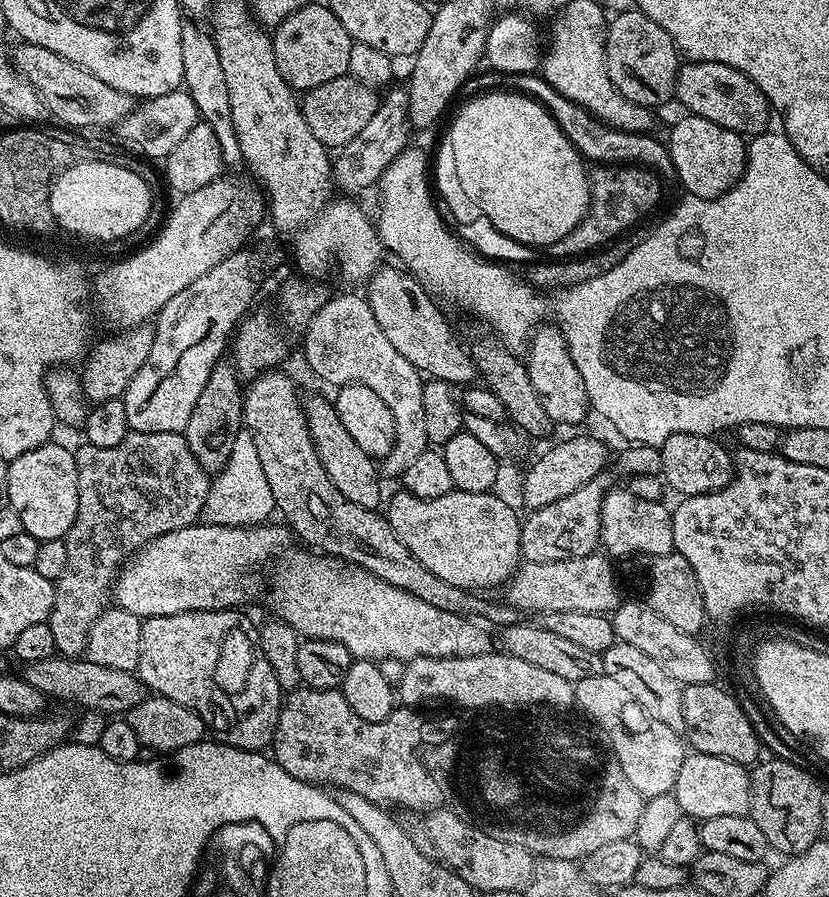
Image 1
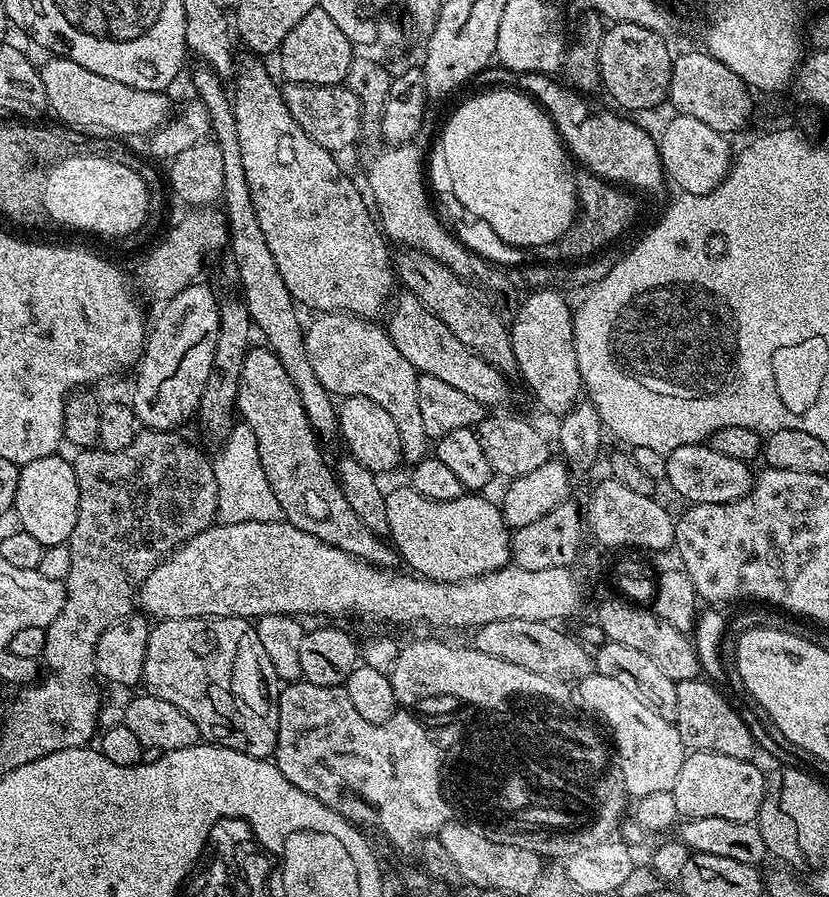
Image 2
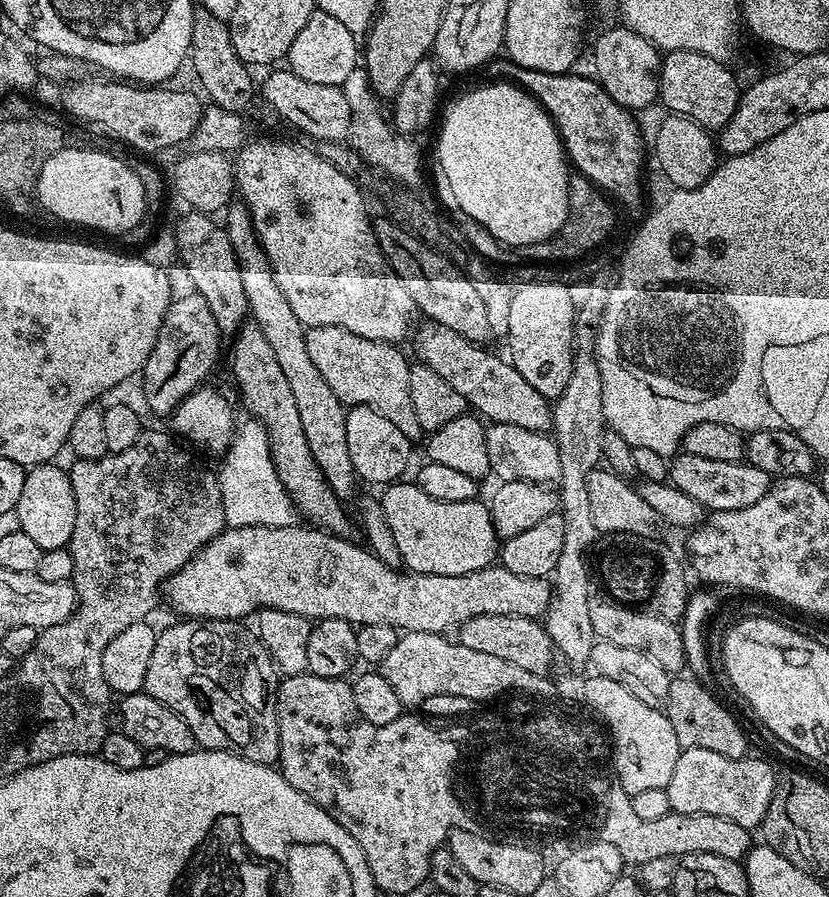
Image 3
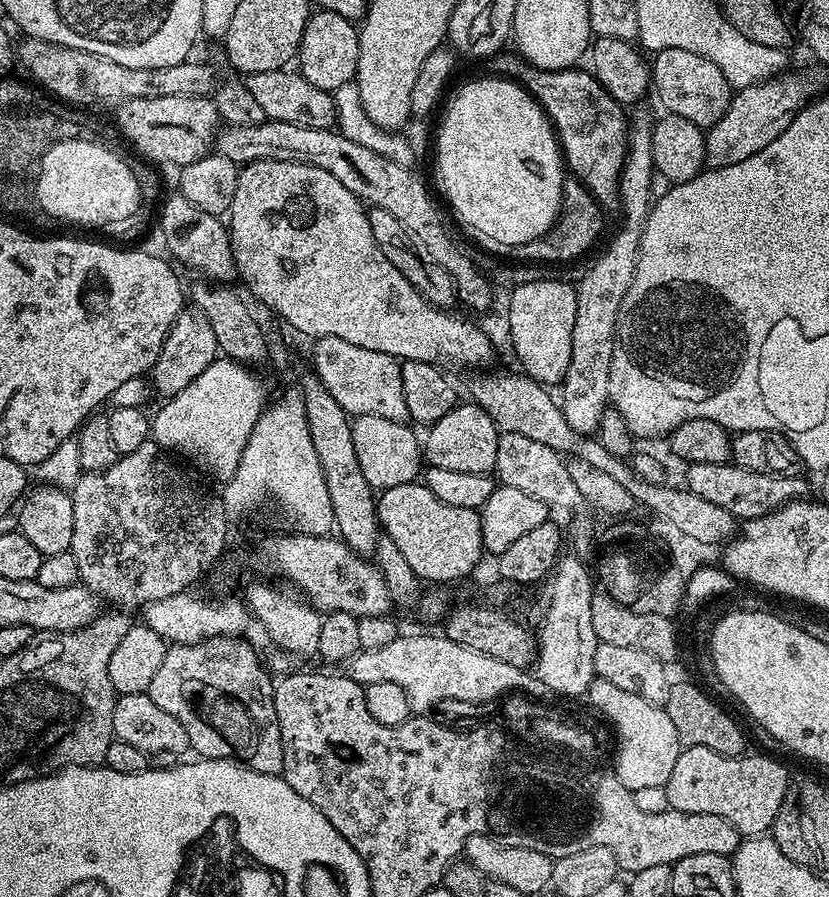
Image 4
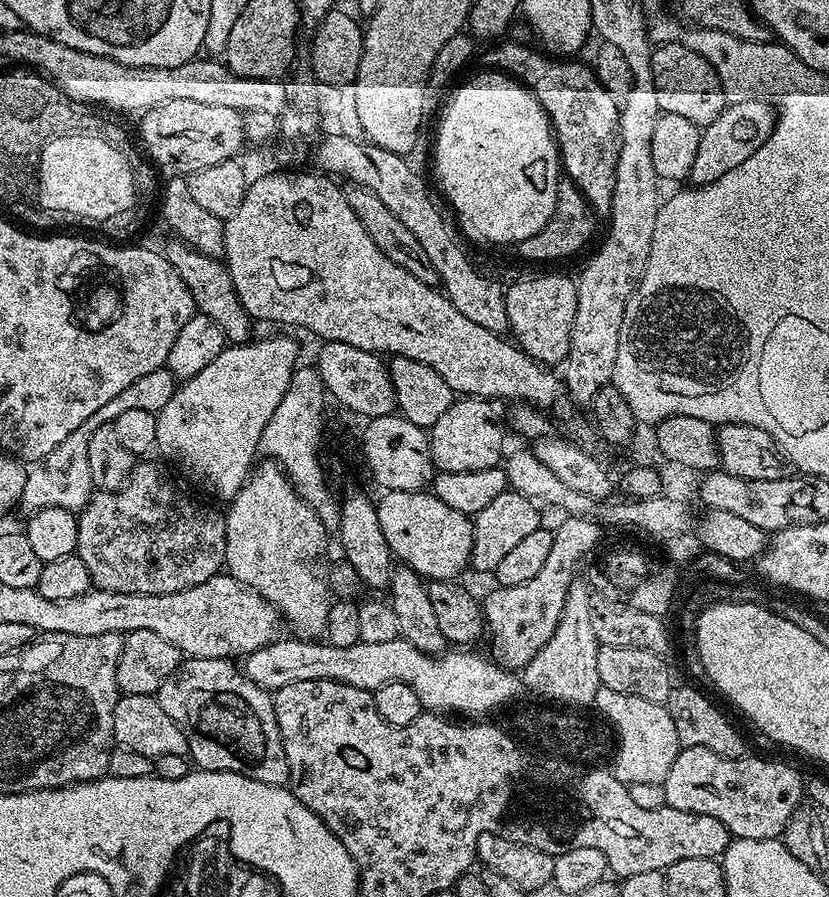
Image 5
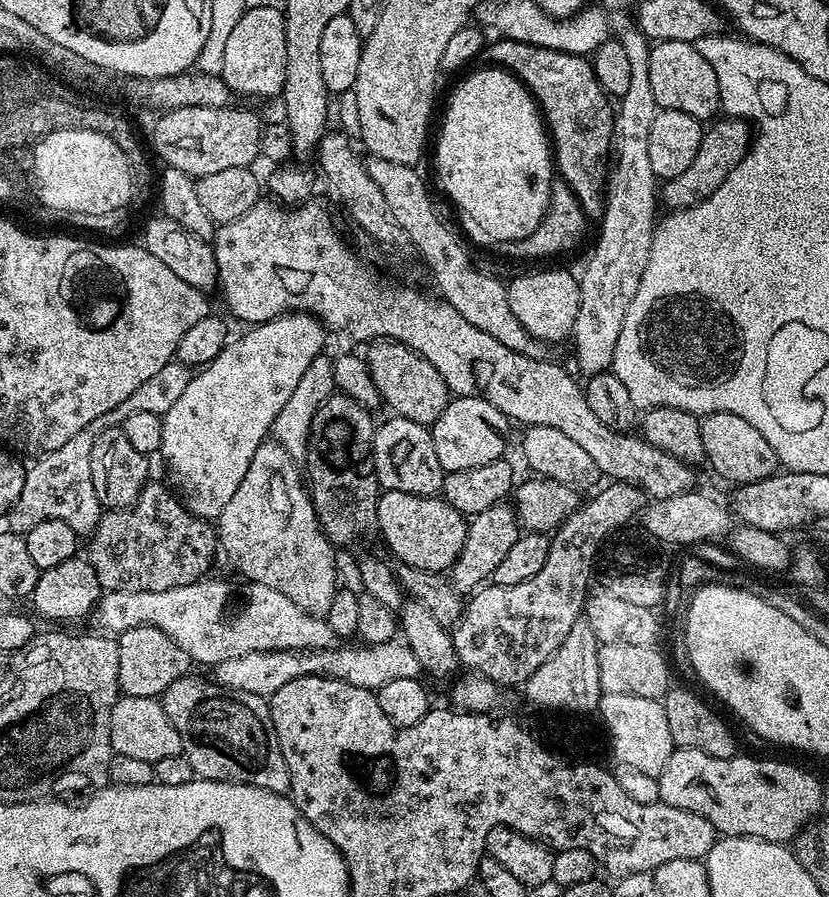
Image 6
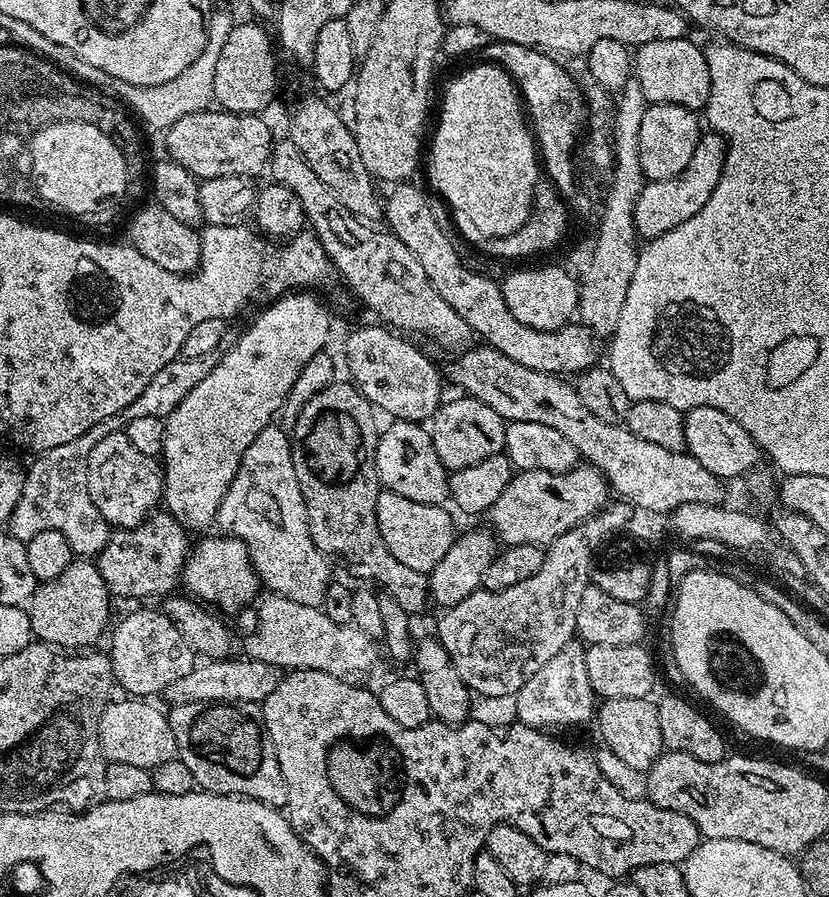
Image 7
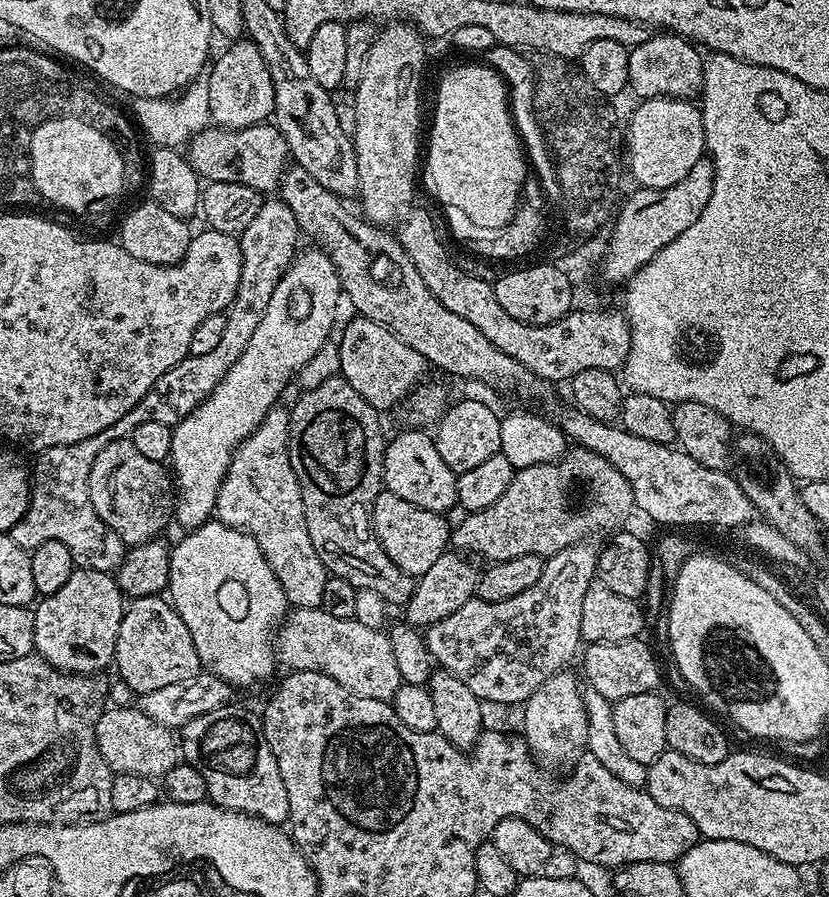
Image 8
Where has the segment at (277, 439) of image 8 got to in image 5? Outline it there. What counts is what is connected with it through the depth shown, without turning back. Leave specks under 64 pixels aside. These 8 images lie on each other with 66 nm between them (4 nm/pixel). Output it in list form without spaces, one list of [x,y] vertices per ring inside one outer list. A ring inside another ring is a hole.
[[[264,458],[253,467],[248,481],[231,497],[232,504],[226,511],[226,554],[224,562],[227,571],[240,584],[246,584],[259,592],[274,605],[281,617],[288,619],[295,635],[302,640],[323,637],[328,631],[328,584],[320,573],[315,560],[324,552],[330,540],[330,533],[324,529],[320,516],[295,490],[283,468],[271,458]]]

